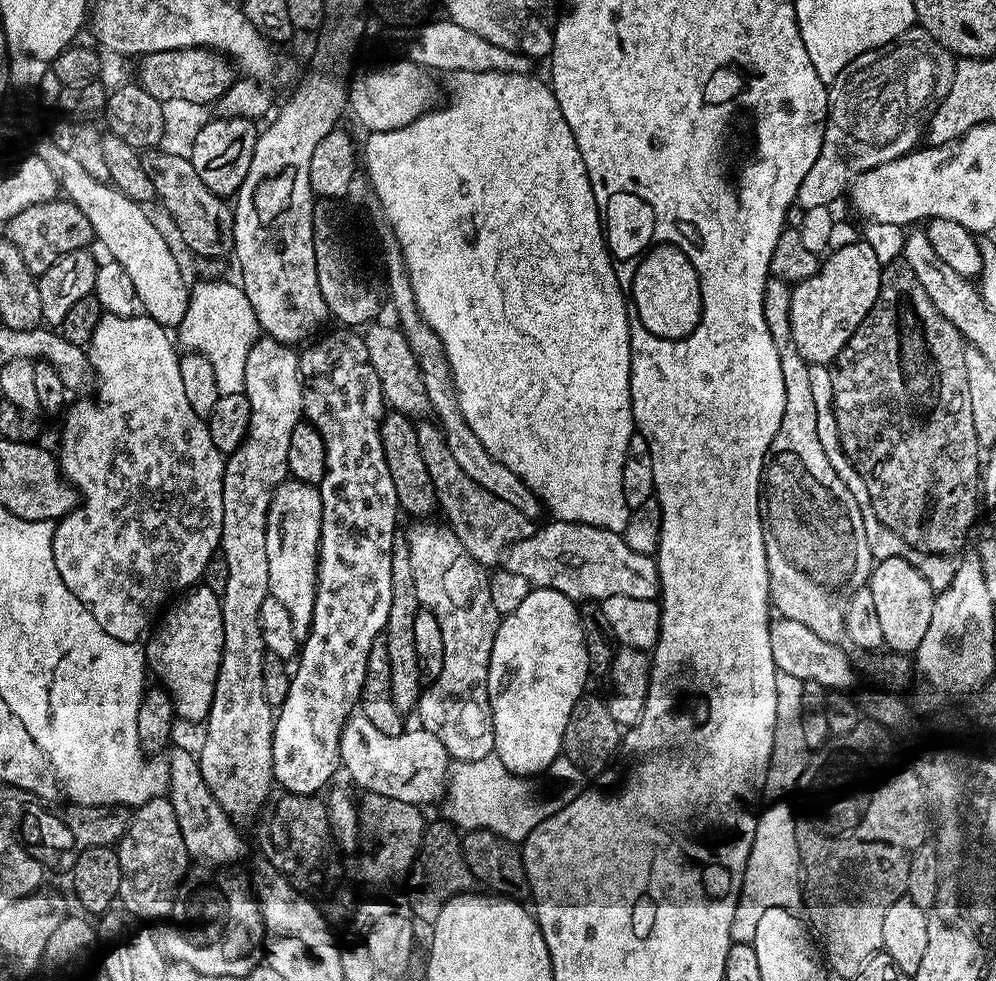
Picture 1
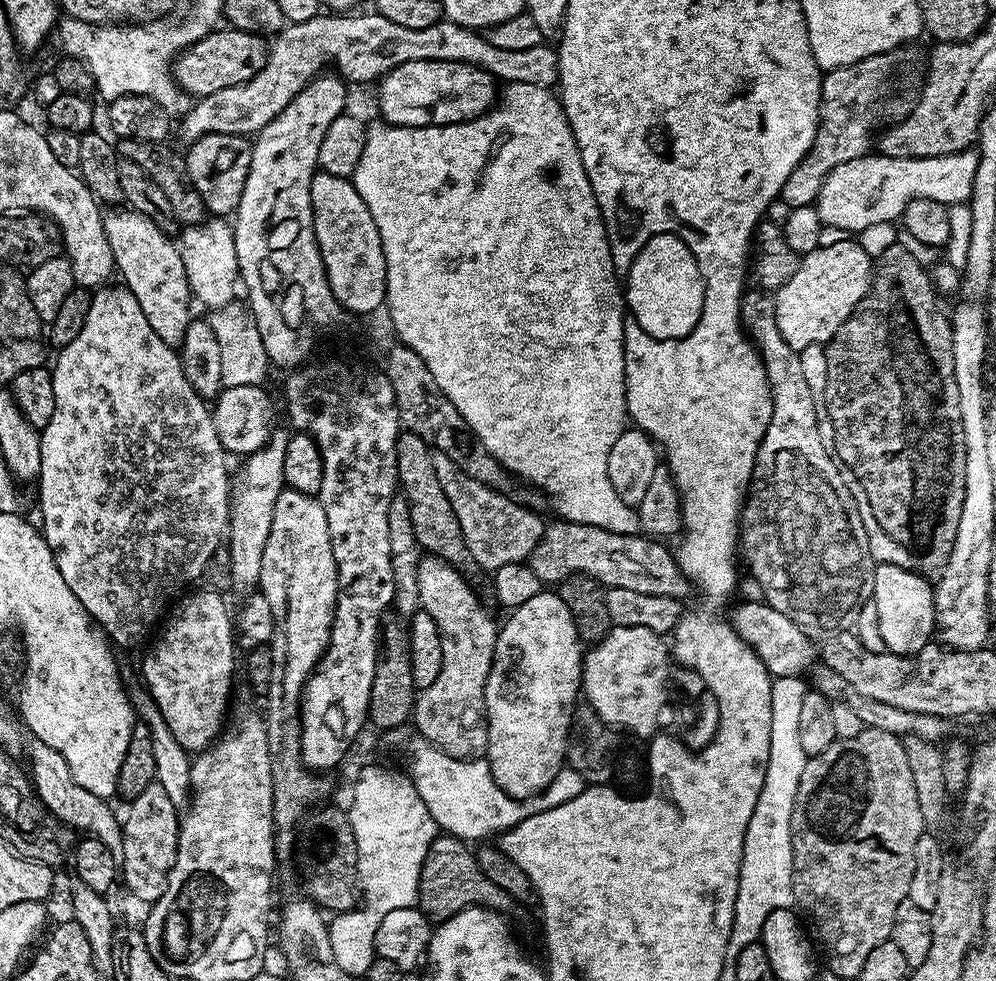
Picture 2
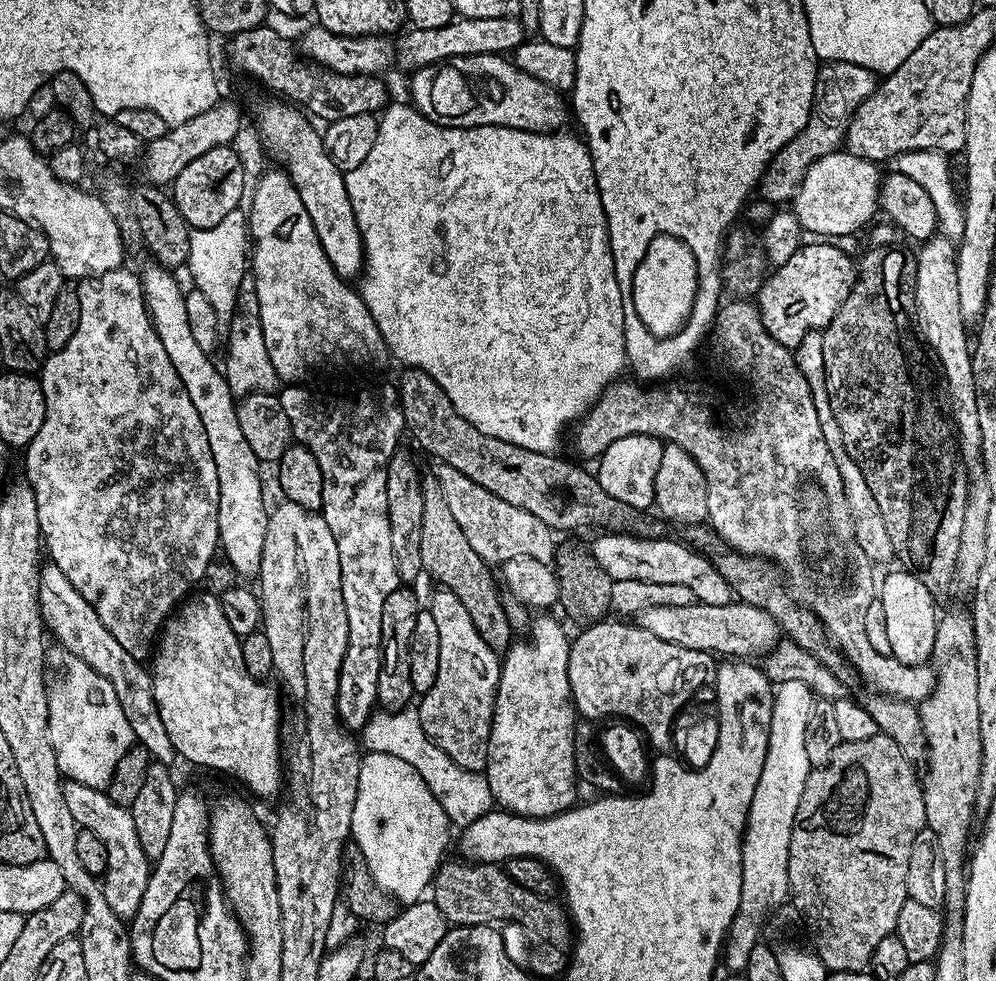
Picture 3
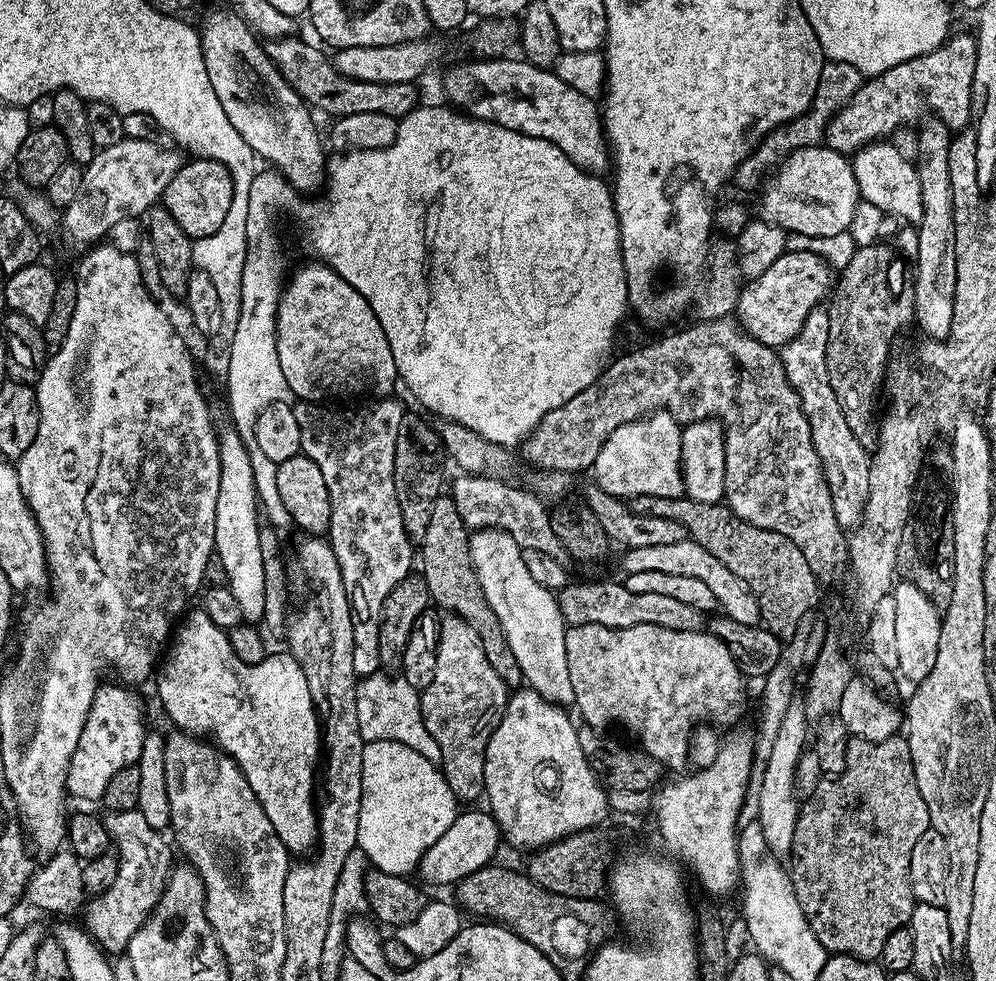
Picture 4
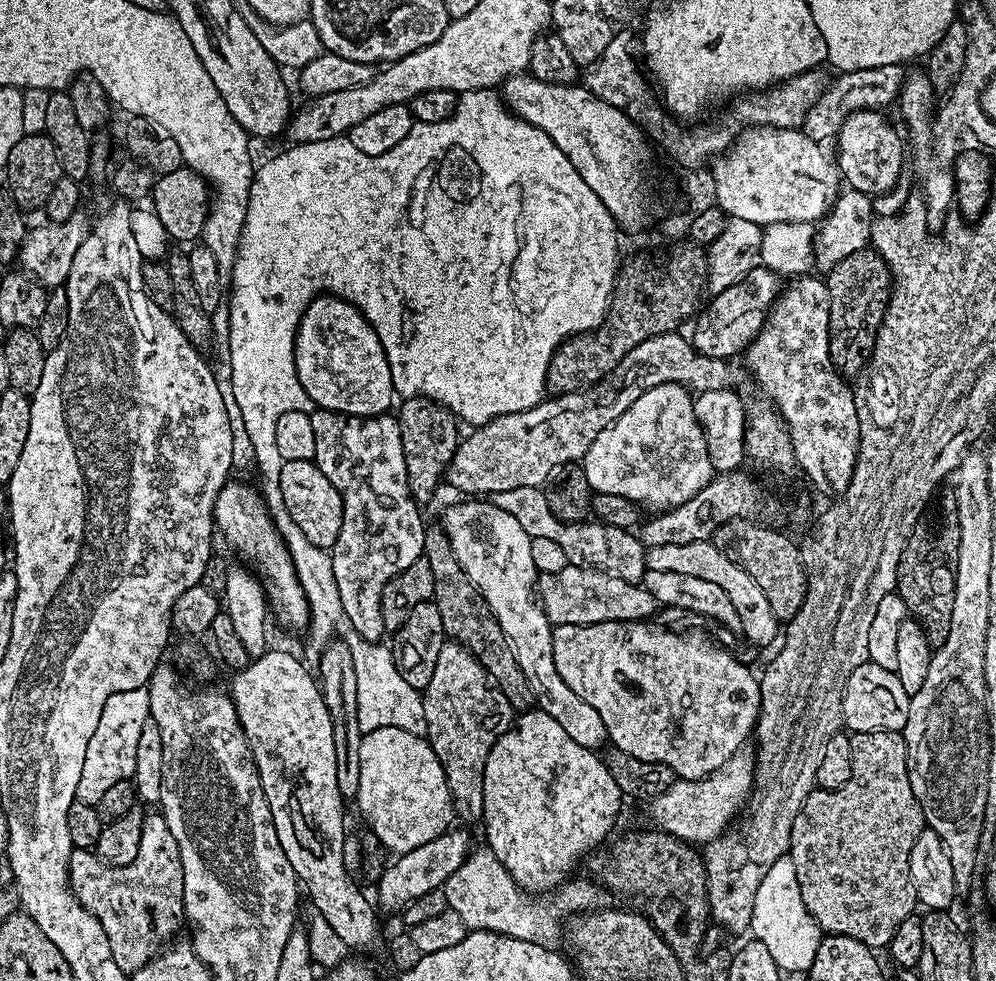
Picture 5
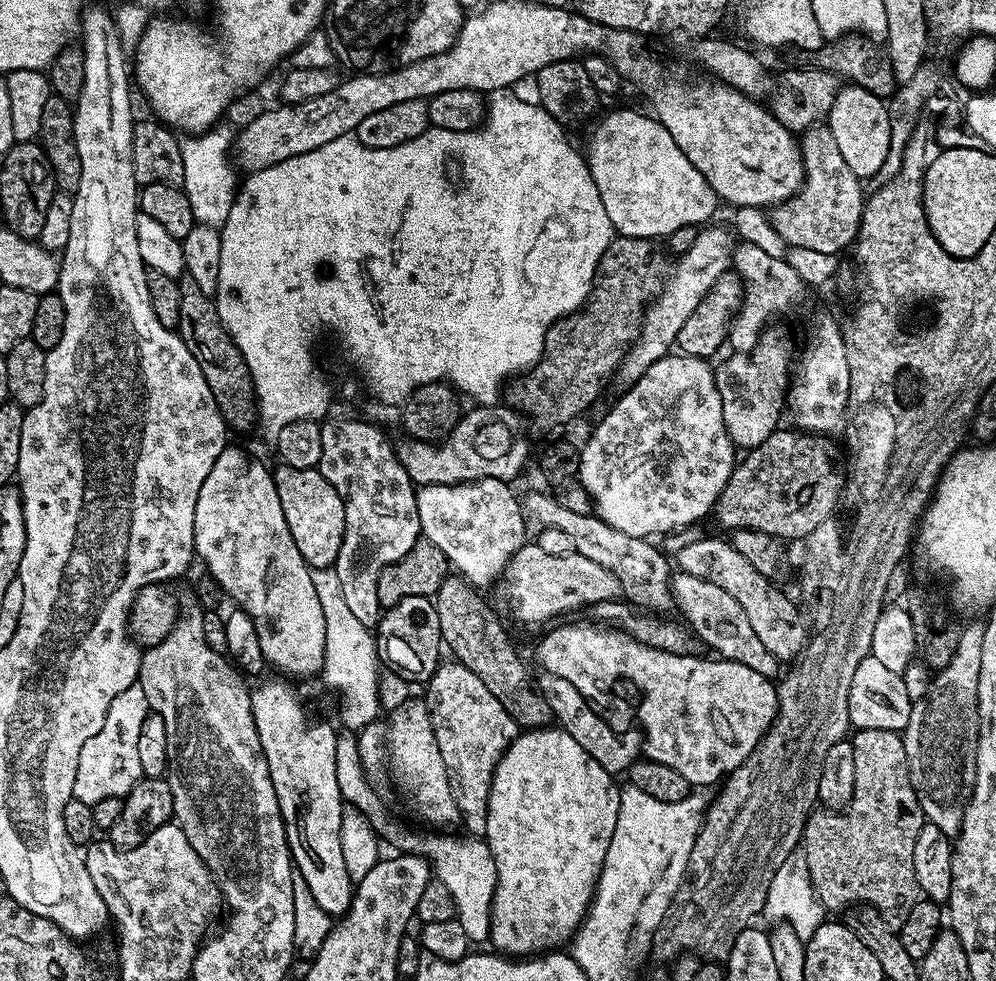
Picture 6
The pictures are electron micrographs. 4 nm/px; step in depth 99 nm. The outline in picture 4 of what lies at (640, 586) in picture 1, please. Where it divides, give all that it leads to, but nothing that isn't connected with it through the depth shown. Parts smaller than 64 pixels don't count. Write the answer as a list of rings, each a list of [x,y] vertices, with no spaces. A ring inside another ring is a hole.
[[[691,539],[672,543],[671,546],[645,546],[638,550],[630,548],[623,555],[623,571],[627,574],[643,574],[649,570],[662,570],[662,574],[683,574],[685,578],[699,578],[709,588],[710,594],[714,594],[719,611],[724,611],[733,620],[733,625],[761,623],[758,602],[754,593],[749,590],[748,583],[732,574],[722,562],[714,558],[714,555],[710,554],[708,550],[704,550],[702,546]]]

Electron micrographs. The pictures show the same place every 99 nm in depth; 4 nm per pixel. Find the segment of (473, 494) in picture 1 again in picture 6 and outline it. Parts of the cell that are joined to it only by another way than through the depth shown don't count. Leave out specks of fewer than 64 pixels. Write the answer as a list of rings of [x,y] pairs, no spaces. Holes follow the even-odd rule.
[[[532,492],[528,497],[523,497],[522,507],[531,519],[533,516],[537,520],[540,528],[562,530],[562,534],[569,536],[575,551],[590,558],[590,562],[598,562],[598,566],[606,566],[606,570],[618,578],[623,599],[629,604],[657,614],[667,613],[667,608],[673,607],[670,560],[657,545],[657,549],[652,545],[655,543],[651,539],[622,534],[622,530],[614,530],[595,514],[576,514],[560,504],[555,495],[547,496],[544,492]]]

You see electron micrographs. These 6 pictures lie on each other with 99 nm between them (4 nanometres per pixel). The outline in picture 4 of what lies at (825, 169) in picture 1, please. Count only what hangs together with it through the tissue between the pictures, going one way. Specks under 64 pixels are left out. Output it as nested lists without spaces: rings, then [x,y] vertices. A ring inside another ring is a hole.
[[[825,59],[818,78],[816,93],[810,102],[810,106],[795,120],[790,120],[787,124],[767,133],[761,139],[764,140],[761,144],[759,141],[755,151],[738,169],[738,180],[740,176],[741,186],[748,188],[752,184],[752,180],[758,176],[762,175],[761,177],[763,177],[765,174],[771,173],[774,166],[779,165],[782,158],[789,156],[794,150],[819,145],[824,139],[824,128],[828,125],[828,121],[858,91],[865,79],[864,73],[858,71],[854,66],[850,66],[850,62]]]

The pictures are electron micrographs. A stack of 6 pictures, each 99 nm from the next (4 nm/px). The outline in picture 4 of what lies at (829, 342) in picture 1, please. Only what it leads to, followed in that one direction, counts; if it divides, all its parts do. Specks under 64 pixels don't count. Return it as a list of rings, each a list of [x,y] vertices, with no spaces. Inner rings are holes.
[[[785,250],[768,270],[760,276],[751,277],[741,287],[736,302],[735,319],[741,328],[768,348],[779,349],[798,335],[807,323],[810,310],[829,295],[828,268],[820,256],[812,252]]]

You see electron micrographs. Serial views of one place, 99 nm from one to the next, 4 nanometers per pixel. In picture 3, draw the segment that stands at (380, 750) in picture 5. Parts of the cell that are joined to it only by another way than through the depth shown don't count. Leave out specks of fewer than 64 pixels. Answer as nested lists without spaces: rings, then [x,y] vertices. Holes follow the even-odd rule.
[[[365,751],[361,755],[351,839],[358,850],[362,850],[362,858],[366,858],[366,866],[370,874],[374,874],[374,882],[382,891],[404,906],[415,904],[421,899],[429,891],[432,877],[445,859],[448,829],[450,823],[445,810],[414,766],[391,754]]]

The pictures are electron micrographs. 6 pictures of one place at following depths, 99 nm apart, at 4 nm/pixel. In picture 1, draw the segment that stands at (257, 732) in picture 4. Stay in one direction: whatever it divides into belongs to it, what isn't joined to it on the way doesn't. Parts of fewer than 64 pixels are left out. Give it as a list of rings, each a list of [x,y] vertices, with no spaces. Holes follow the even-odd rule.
[[[204,582],[197,583],[187,589],[163,616],[164,621],[160,625],[155,625],[156,632],[154,628],[152,638],[147,646],[144,646],[145,663],[149,671],[156,674],[155,679],[168,692],[175,708],[175,715],[181,721],[207,721],[214,698],[214,682],[220,669],[224,641],[222,610],[217,589],[215,592],[214,589],[207,588]]]

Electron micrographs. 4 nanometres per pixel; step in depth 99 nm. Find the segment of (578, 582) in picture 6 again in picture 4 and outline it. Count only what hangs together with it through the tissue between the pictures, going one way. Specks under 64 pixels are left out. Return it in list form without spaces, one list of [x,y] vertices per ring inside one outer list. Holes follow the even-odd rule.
[[[588,580],[585,584],[570,582],[559,589],[558,599],[564,615],[565,625],[610,626],[625,628],[626,626],[666,626],[668,630],[679,632],[695,632],[701,627],[702,614],[694,606],[686,602],[678,602],[678,598],[669,598],[663,594],[634,594],[634,590],[626,590],[622,582],[616,584],[612,580]]]

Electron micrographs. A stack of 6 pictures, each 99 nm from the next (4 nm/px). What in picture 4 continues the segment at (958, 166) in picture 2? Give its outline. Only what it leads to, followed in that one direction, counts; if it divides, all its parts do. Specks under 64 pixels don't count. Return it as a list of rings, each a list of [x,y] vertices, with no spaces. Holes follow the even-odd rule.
[[[827,146],[794,150],[789,156],[783,157],[782,163],[767,180],[764,205],[759,215],[788,234],[797,232],[800,236],[836,236],[851,226],[856,216],[856,204],[861,203],[849,157]]]

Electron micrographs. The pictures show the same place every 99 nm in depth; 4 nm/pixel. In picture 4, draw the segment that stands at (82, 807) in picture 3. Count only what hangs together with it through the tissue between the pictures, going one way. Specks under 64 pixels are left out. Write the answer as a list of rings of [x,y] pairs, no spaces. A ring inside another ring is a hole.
[[[137,809],[109,811],[103,821],[109,837],[114,841],[119,869],[110,887],[92,898],[85,925],[96,942],[107,953],[116,956],[127,949],[130,938],[145,924],[150,912],[161,900],[174,867],[173,849],[170,844],[168,849],[167,842],[160,837],[163,835],[151,828]]]

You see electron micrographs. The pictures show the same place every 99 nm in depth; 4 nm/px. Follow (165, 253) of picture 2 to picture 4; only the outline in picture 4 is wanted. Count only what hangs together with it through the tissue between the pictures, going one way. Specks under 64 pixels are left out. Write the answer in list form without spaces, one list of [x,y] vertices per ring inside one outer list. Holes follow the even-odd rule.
[[[232,426],[221,427],[218,432],[220,445],[220,477],[218,478],[218,506],[214,526],[215,559],[220,559],[226,587],[238,602],[244,620],[260,622],[265,605],[265,571],[262,564],[261,543],[258,542],[258,525],[255,514],[258,509],[254,466],[250,462],[248,448],[244,445],[239,431]]]

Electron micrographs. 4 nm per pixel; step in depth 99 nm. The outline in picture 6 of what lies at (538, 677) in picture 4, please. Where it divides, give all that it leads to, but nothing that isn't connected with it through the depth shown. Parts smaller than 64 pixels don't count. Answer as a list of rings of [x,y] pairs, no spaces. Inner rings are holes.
[[[482,478],[470,484],[426,484],[416,488],[423,539],[438,546],[449,565],[480,590],[503,577],[504,567],[526,542],[526,513],[512,487],[507,480]],[[547,674],[541,675],[541,677],[541,680],[540,677],[538,680],[538,687],[546,698],[546,702],[550,702],[550,710],[555,723],[563,728],[566,734],[570,734],[570,738],[574,738],[574,742],[578,742],[578,746],[582,746],[582,750],[586,750],[586,754],[590,754],[590,758],[594,758],[594,762],[598,762],[598,766],[602,766],[613,774],[627,773],[629,766],[641,755],[641,733],[633,730],[629,734],[628,740],[619,740],[615,730],[599,716],[601,713],[585,700],[581,692],[574,690],[574,686],[570,686],[570,682]]]

